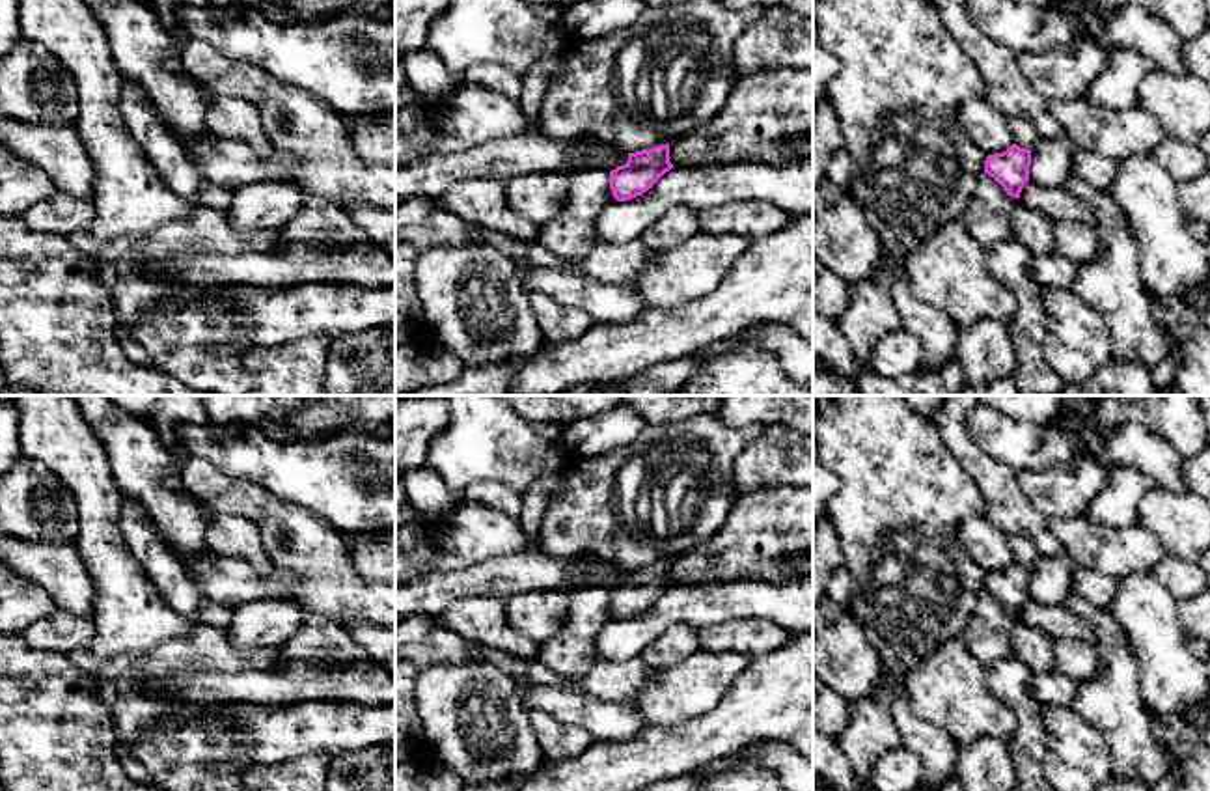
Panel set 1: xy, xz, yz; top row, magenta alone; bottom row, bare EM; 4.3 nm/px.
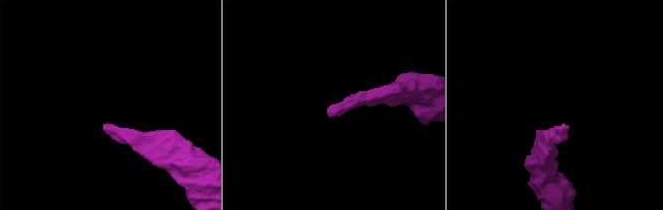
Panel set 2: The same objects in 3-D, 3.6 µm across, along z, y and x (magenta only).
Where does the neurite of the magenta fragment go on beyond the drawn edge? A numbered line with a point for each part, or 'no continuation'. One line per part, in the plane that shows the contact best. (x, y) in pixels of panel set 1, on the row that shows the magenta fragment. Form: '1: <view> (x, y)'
1: yz (1024, 135)

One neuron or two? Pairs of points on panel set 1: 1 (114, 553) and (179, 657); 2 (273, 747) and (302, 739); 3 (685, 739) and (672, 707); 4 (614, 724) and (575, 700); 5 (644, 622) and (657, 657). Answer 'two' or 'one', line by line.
1: two
2: one
3: two
4: one
5: two

